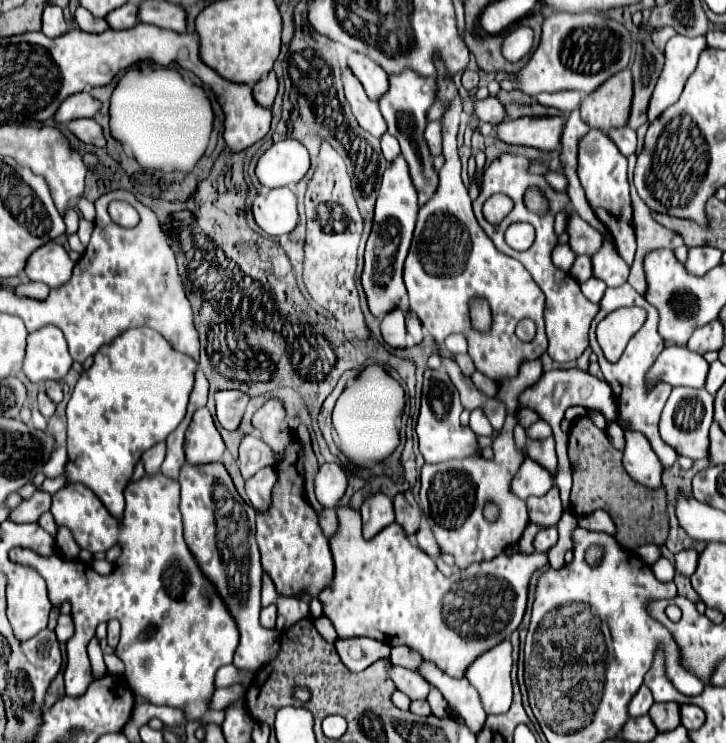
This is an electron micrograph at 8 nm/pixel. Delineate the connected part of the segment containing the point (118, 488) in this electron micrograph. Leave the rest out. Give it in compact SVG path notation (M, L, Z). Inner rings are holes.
M151 328L127 330L111 344L103 346L95 354L93 366L81 374L67 404L67 452L69 452L69 462L65 466L67 482L81 482L89 486L105 504L105 508L117 520L121 520L125 510L123 490L141 454L151 446L155 446L157 442L163 442L169 436L169 432L173 432L185 418L185 408L193 388L195 368L197 364L189 356L173 350L171 344Z

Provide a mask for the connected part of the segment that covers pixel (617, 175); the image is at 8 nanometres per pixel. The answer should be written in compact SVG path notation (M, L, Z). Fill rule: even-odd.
M589 130L579 140L577 162L579 162L577 174L583 184L591 210L611 232L619 256L627 262L627 266L631 266L635 256L635 236L633 236L633 208L631 208L629 182L627 182L627 158L621 156L617 146L607 138L605 132Z

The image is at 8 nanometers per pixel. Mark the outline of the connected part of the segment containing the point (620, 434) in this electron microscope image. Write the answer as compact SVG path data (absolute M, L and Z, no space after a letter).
M612 422L607 428L607 436L612 443L612 445L623 451L625 448L625 436L622 428L619 426L618 422Z

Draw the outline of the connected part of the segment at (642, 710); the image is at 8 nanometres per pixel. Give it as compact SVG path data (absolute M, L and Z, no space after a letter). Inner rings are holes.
M645 684L639 688L639 692L633 696L631 704L629 704L629 716L637 718L649 712L649 708L653 706L653 696L649 692L649 688L645 688Z

